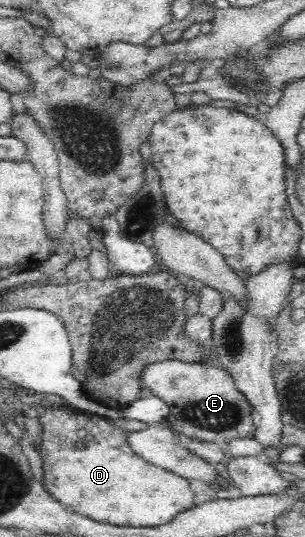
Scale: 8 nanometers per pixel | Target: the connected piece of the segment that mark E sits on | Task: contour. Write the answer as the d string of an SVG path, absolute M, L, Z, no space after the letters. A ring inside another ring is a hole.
M172 359L147 366L142 379L143 385L153 395L170 405L166 422L174 433L218 444L254 437L256 426L251 417L253 407L247 397L238 391L233 375L223 368Z

